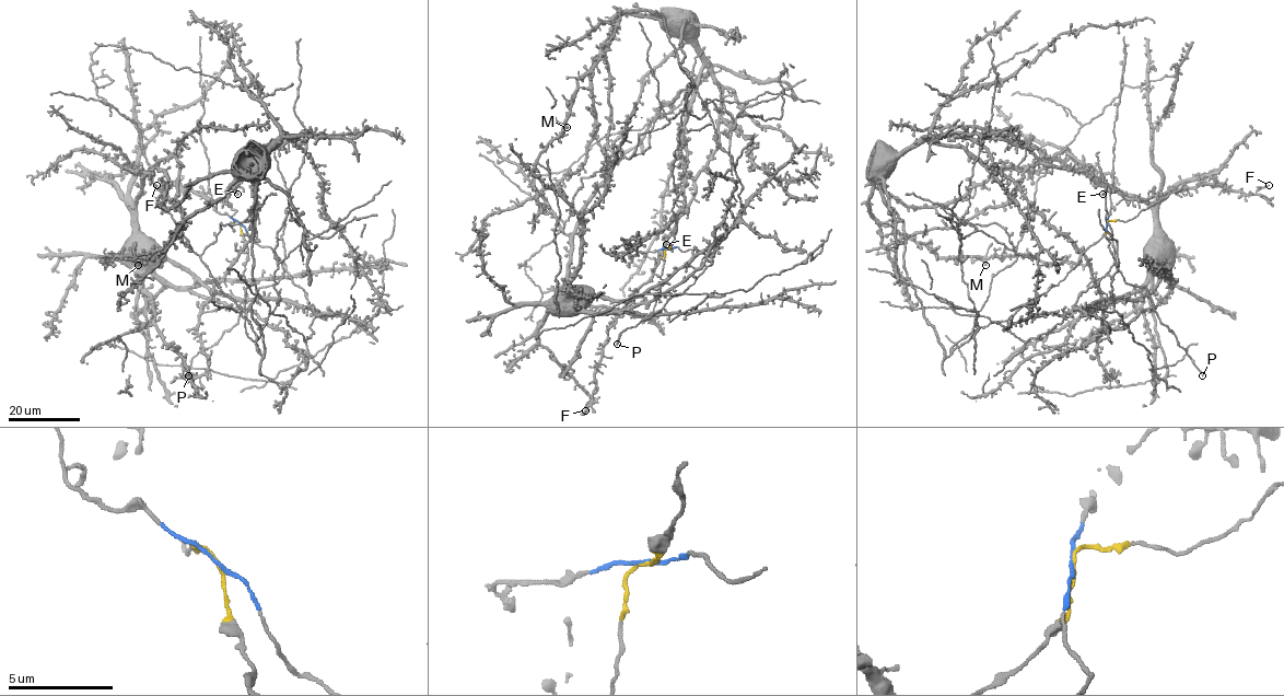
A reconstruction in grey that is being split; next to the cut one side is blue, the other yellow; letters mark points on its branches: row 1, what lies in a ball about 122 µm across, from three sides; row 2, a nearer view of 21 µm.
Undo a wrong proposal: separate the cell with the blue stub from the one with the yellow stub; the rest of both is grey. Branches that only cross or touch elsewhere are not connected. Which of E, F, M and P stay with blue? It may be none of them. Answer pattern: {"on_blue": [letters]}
{"on_blue": ["P"]}

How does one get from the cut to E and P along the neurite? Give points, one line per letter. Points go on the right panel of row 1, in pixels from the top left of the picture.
E: (1107, 222), (1058, 285), (953, 347), (970, 337), (977, 315), (957, 231), (980, 137), (1085, 171), (1101, 194)
P: (1106, 222), (1106, 238), (1117, 269), (1127, 283), (1147, 289), (1160, 321), (1202, 376)

